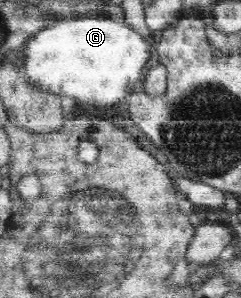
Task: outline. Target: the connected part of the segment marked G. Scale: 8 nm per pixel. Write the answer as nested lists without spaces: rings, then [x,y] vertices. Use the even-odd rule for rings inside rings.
[[[86,16],[79,18],[64,18],[63,20],[49,23],[47,27],[38,31],[37,35],[33,35],[33,37],[31,37],[20,49],[20,57],[25,60],[24,70],[27,71],[28,78],[32,80],[33,84],[39,84],[39,86],[45,90],[56,92],[56,94],[62,96],[65,101],[71,101],[71,99],[65,99],[65,97],[73,97],[73,101],[77,101],[77,103],[79,103],[79,101],[89,101],[89,103],[97,103],[97,105],[113,105],[113,103],[117,103],[117,101],[124,101],[129,94],[135,93],[135,83],[143,79],[143,75],[147,71],[147,68],[153,64],[153,44],[153,39],[141,37],[140,32],[131,28],[127,23],[115,21],[111,17]]]

